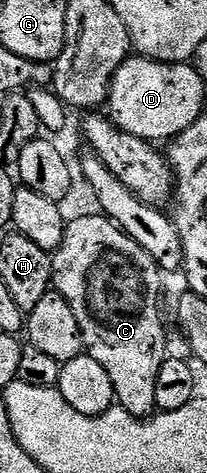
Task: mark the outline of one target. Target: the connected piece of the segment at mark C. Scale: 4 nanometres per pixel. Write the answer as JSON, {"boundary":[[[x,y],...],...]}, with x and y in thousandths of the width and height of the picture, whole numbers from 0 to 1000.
{"boundary":[[[493,452],[454,455],[382,457],[367,465],[329,463],[319,467],[304,484],[304,510],[295,520],[266,526],[246,552],[256,609],[261,615],[304,624],[314,638],[333,638],[333,649],[353,653],[353,666],[372,672],[372,689],[391,689],[391,715],[401,717],[415,751],[469,757],[469,765],[488,765],[488,774],[507,774],[507,784],[517,784],[527,801],[546,808],[546,825],[556,827],[570,860],[623,867],[623,875],[647,879],[705,884],[754,869],[744,844],[754,839],[758,799],[783,770],[816,755],[816,742],[807,742],[807,693],[787,687],[787,590],[797,590],[797,584],[758,562],[758,554],[739,554],[739,545],[720,535],[681,529],[681,520],[662,520],[662,512],[643,512],[643,503],[623,503],[623,495],[604,495],[575,476],[541,469],[541,465],[522,465]]]}

